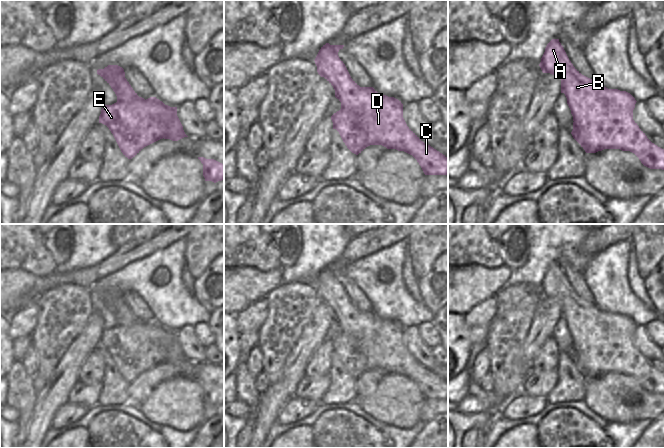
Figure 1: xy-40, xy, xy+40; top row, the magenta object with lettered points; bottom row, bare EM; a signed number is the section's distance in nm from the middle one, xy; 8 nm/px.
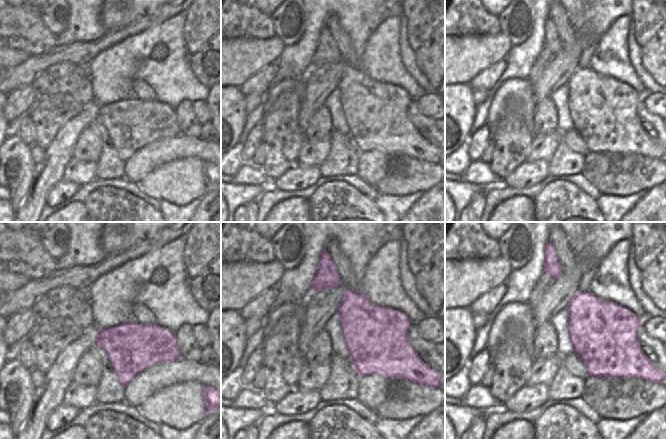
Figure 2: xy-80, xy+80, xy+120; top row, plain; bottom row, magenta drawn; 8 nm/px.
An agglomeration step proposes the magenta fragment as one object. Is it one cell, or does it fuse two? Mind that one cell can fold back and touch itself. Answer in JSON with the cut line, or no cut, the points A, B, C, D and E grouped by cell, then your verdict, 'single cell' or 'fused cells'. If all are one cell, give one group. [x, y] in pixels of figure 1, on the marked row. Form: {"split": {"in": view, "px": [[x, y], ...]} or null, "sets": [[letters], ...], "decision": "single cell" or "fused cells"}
{"split": {"in": "xy-40", "px": [[146, 99], [164, 104], [174, 112], [174, 120], [164, 138]]}, "sets": [["A", "B", "C", "D"], ["E"]], "decision": "fused cells"}

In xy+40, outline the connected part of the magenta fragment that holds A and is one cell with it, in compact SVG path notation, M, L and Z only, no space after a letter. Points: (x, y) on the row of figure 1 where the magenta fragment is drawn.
M552 39L547 44L539 66L543 73L556 75L561 80L561 93L564 93L567 98L567 104L571 110L575 128L579 132L578 143L586 153L596 153L604 149L630 151L639 158L644 166L650 169L664 170L664 149L652 143L633 120L633 110L637 101L630 93L602 87L595 79L582 75L569 60L559 39Z

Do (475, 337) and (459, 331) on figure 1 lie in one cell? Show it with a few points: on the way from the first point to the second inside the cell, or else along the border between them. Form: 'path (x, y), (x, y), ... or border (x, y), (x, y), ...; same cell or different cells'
border (468, 329), (468, 339), (471, 344); different cells

